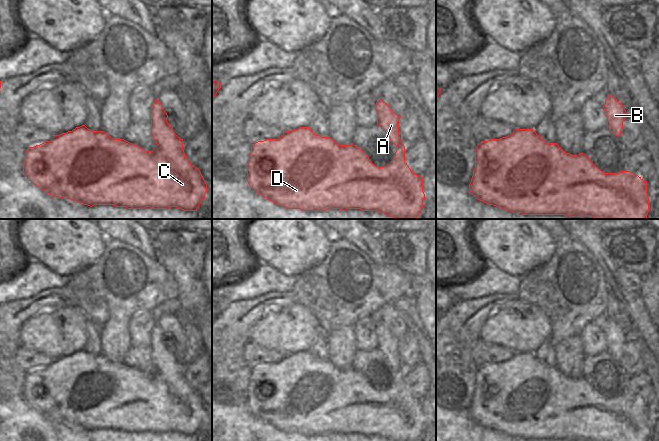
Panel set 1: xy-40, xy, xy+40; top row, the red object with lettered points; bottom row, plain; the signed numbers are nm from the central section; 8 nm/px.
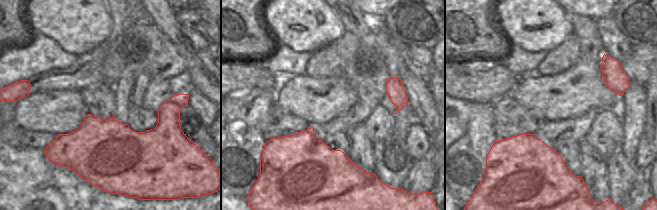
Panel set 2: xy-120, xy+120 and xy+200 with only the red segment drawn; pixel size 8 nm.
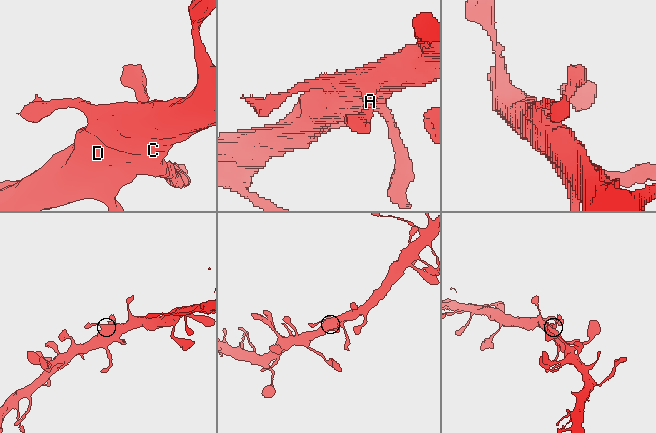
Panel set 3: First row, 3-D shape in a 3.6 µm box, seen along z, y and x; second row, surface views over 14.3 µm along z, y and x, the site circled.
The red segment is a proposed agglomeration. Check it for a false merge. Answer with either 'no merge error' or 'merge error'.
no merge error

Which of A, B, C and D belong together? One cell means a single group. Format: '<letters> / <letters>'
A B C D

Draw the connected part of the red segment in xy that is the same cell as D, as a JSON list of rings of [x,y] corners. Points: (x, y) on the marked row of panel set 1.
[[[381,99],[376,102],[375,108],[377,110],[377,125],[397,146],[395,156],[388,165],[384,167],[374,165],[367,154],[353,143],[338,145],[330,137],[316,135],[309,127],[300,127],[292,131],[285,131],[278,139],[266,139],[251,145],[247,164],[249,186],[262,197],[288,209],[302,211],[360,209],[362,211],[378,211],[395,219],[416,219],[425,200],[423,177],[416,175],[405,162],[405,146],[399,136],[401,117]]]

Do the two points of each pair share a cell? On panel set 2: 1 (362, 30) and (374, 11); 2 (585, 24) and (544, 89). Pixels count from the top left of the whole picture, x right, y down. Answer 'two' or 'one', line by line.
1: two
2: one

